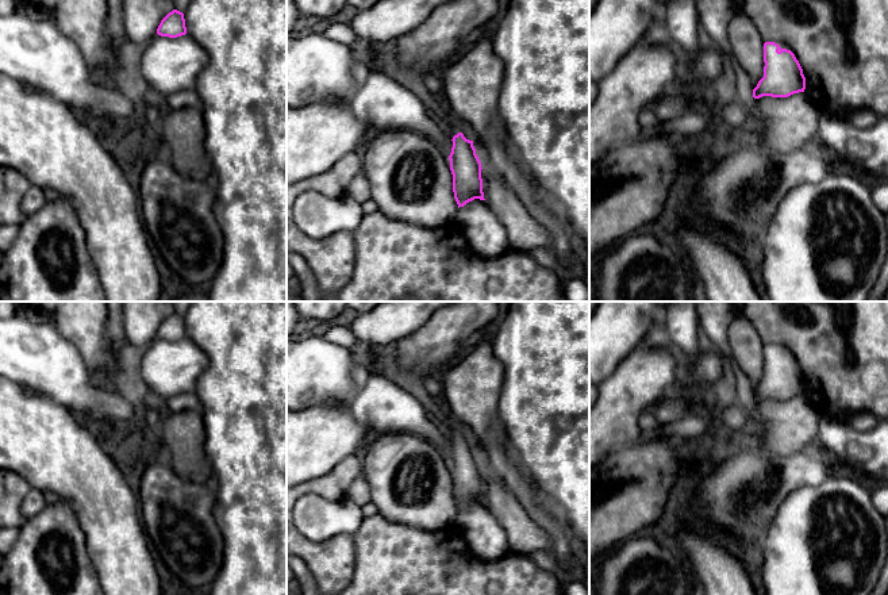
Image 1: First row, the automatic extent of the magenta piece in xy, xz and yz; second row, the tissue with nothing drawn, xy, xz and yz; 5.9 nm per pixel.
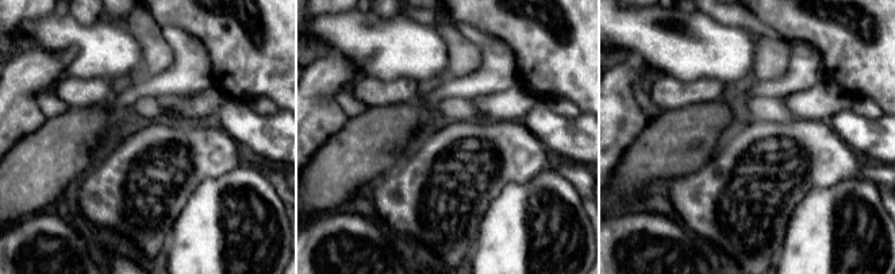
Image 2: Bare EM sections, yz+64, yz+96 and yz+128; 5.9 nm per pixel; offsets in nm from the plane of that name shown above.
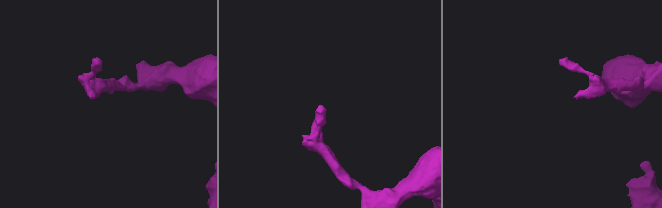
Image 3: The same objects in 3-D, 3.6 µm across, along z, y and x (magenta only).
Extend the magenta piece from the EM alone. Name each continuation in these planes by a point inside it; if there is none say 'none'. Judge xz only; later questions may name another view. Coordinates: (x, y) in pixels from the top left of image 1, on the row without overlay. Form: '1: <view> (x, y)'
1: xz (457, 429)

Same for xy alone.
none

